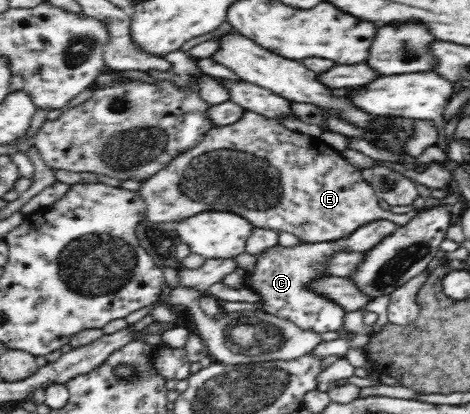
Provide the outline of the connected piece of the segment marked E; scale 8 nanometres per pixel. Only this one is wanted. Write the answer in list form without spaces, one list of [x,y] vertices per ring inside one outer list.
[[[243,110],[242,117],[224,127],[214,126],[204,139],[166,164],[156,175],[144,181],[139,194],[146,202],[147,219],[154,223],[181,222],[205,211],[230,211],[245,217],[256,228],[296,235],[308,243],[338,242],[356,229],[379,219],[406,225],[418,212],[394,214],[378,206],[373,188],[364,181],[358,168],[319,137],[291,131],[278,119]]]

